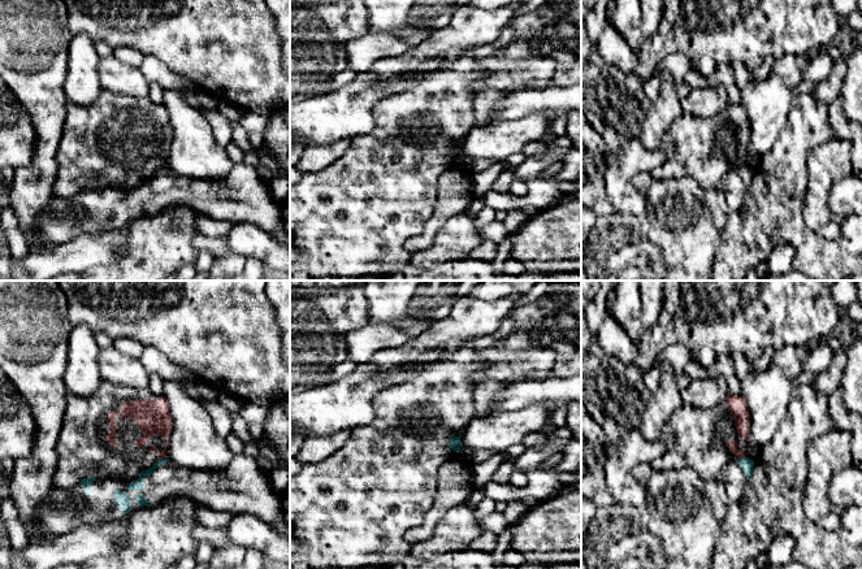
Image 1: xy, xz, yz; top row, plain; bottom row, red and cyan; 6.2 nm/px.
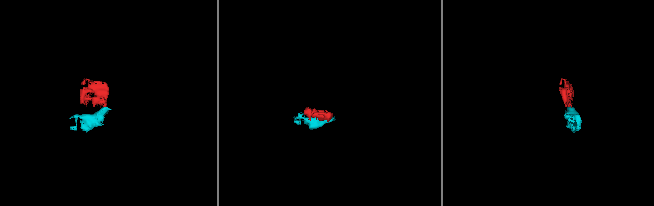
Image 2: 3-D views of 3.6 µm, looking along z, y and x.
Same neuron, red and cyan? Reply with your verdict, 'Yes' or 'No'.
No

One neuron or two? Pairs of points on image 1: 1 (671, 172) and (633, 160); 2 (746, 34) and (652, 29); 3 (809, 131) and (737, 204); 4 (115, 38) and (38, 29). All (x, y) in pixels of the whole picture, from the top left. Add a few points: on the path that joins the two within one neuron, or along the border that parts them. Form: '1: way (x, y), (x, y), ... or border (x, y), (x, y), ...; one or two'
1: border (663, 150), (665, 159), (661, 166); two
2: border (662, 13), (659, 27), (645, 39); two
3: border (748, 189), (749, 192); two
4: border (66, 13), (66, 25), (73, 34); two

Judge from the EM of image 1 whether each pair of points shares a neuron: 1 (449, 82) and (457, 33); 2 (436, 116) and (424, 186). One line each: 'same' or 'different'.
1: different
2: same

